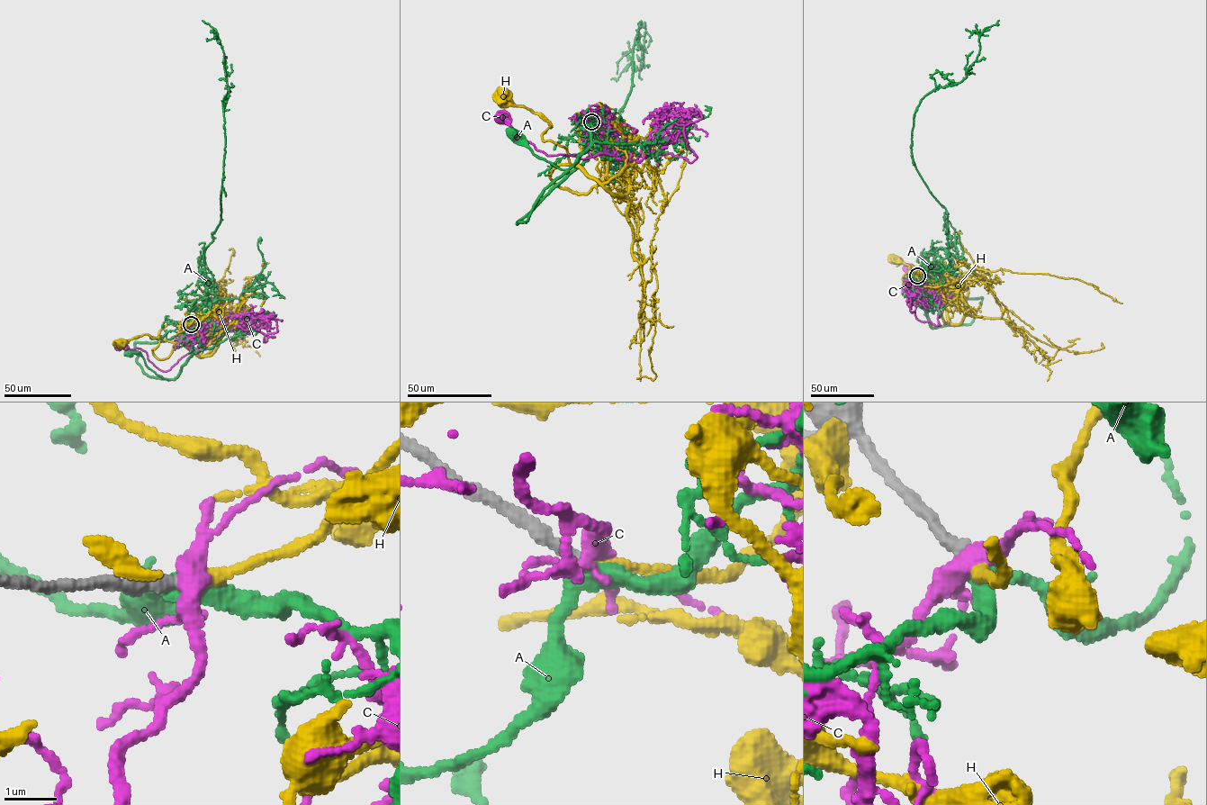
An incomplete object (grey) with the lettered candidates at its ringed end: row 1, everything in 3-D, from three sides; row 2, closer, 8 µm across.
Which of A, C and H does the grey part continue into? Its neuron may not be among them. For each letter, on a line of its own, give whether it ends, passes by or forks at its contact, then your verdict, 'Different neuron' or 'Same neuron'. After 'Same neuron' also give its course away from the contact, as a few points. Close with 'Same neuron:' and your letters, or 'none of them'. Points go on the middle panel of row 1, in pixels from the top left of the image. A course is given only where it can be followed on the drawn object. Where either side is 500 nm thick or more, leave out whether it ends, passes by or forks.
A: It passes by. Different neuron
C: It forks there. Different neuron
H: It ends there. Same neuron. Its course: (590, 122), (606, 116), (576, 125), (571, 165), (567, 149), (543, 139), (550, 123), (503, 96)
Same neuron: H

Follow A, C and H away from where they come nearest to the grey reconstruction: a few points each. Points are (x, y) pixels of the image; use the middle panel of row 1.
A: (590, 122), (598, 117), (587, 129), (589, 145), (567, 169), (561, 169), (517, 144), (511, 131)
C: (590, 122), (587, 116), (597, 123), (588, 143), (592, 157), (581, 159), (545, 154), (499, 119)
H: (590, 122), (606, 116), (576, 125), (571, 165), (567, 149), (543, 139), (550, 123), (503, 96)

